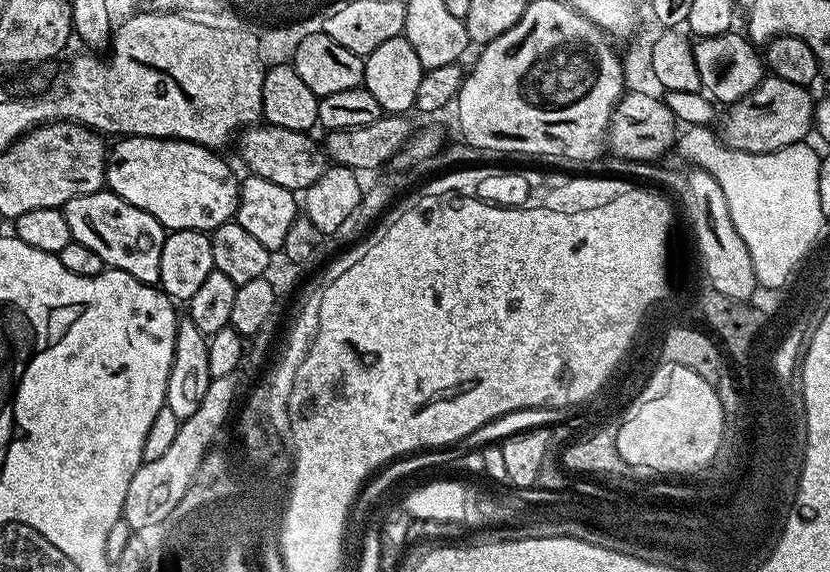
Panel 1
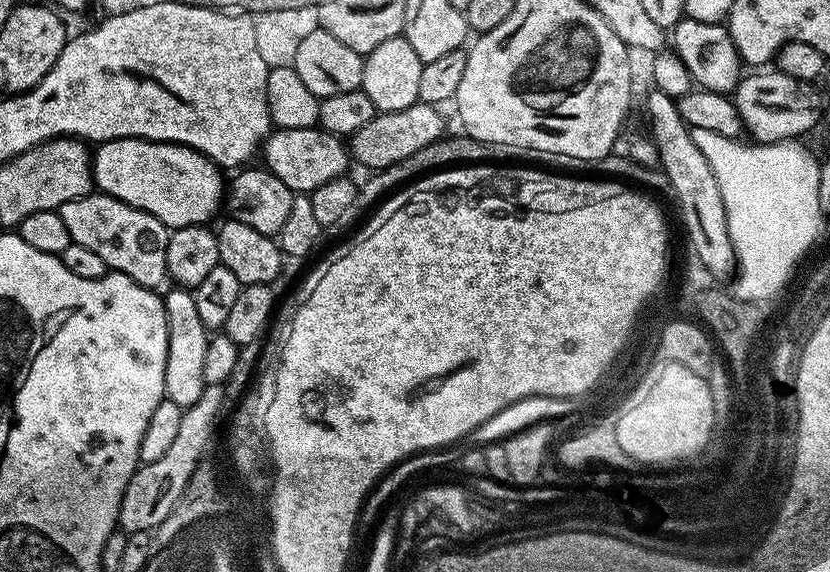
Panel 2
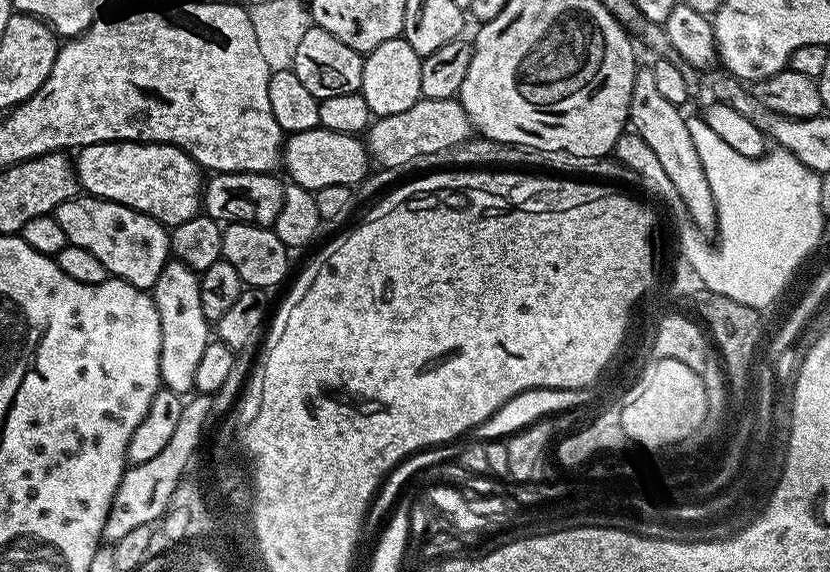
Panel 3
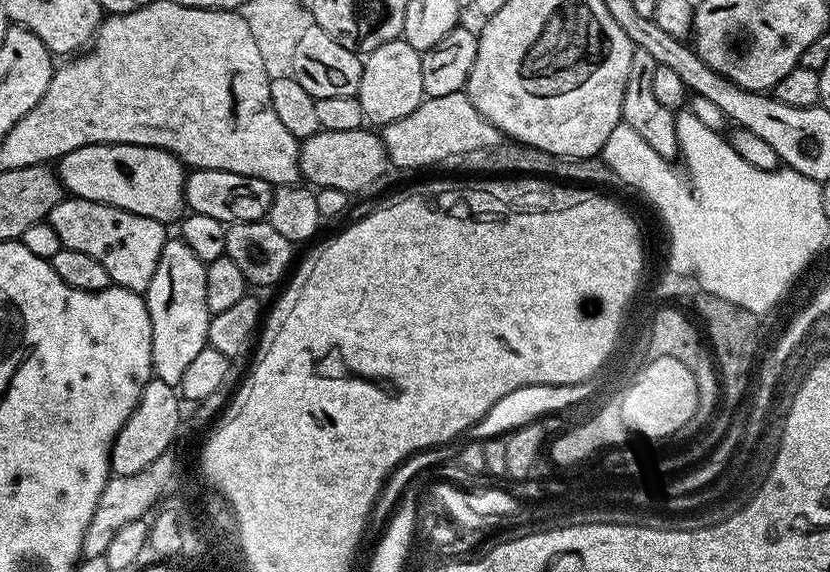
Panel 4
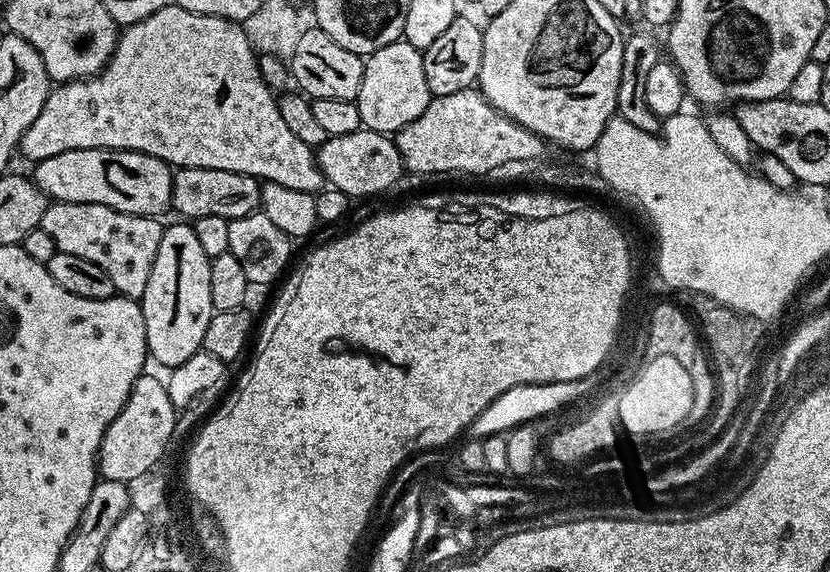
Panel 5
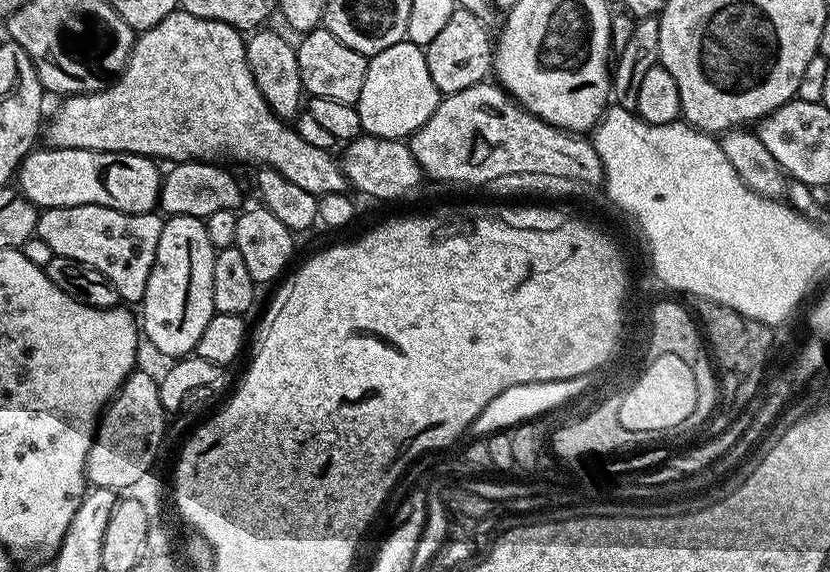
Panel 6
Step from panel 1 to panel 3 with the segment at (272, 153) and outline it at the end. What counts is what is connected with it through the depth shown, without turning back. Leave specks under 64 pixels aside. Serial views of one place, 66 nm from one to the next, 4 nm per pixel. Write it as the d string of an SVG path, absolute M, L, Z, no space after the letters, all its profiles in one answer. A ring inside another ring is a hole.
M318 127L314 130L293 132L284 141L282 168L283 171L288 171L287 179L291 183L314 193L326 186L352 188L369 175L368 146L360 136L338 134L338 130Z

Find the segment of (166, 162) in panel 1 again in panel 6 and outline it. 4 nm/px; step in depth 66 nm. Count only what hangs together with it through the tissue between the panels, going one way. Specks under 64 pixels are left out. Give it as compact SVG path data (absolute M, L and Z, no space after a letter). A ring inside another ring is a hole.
M37 147L18 169L18 191L37 209L66 206L106 206L126 214L153 211L160 203L162 172L150 156L129 152L99 152L81 148Z

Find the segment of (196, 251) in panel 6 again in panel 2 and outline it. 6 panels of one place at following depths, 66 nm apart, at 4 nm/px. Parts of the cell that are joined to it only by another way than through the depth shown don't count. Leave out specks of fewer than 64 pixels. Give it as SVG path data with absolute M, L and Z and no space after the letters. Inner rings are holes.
M179 286L165 291L164 309L166 310L166 330L168 331L168 353L166 354L166 382L164 394L170 402L178 402L180 408L194 406L202 398L205 383L202 378L202 365L208 345L209 329L202 326L198 306L194 306L194 295L189 289Z

